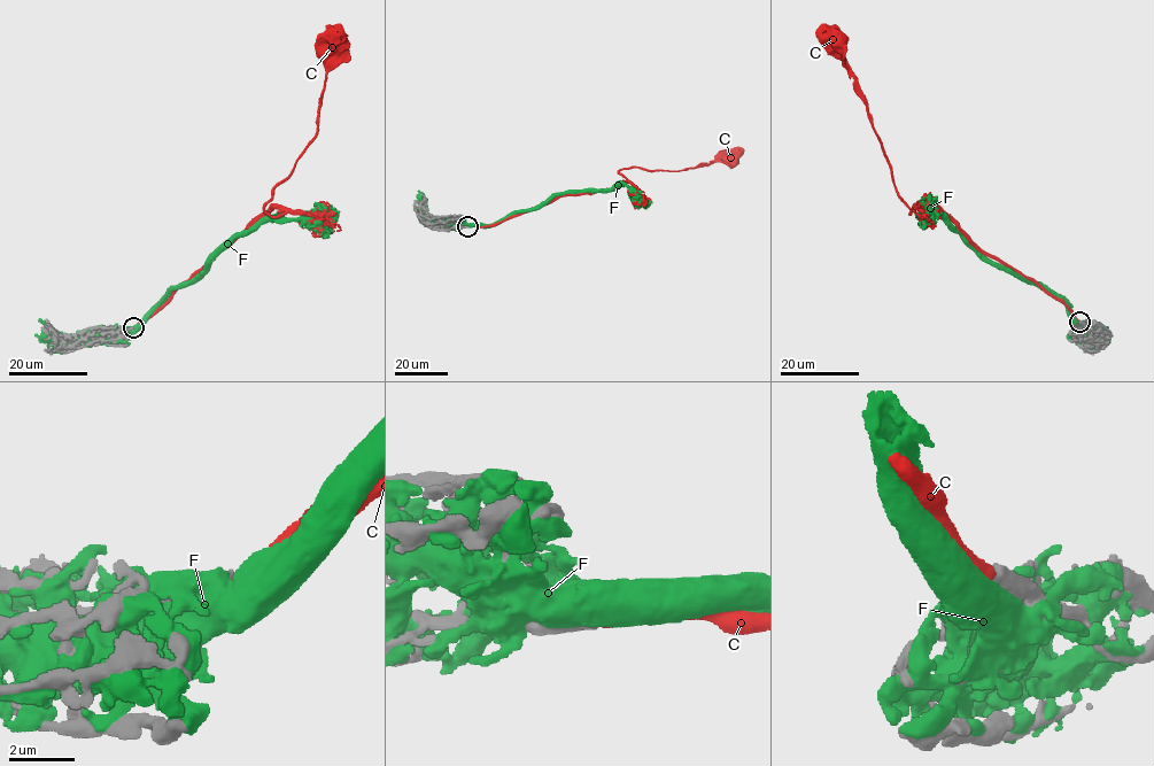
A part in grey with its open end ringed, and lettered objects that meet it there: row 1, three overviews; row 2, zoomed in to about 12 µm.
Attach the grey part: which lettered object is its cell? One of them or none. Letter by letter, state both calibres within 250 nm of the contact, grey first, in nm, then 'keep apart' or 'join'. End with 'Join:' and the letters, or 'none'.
C: 480 nm thick on the grey side, 400 nm on the other; join
F: 90 nm thick on the grey side, 1050 nm on the other; keep apart
Join: C

